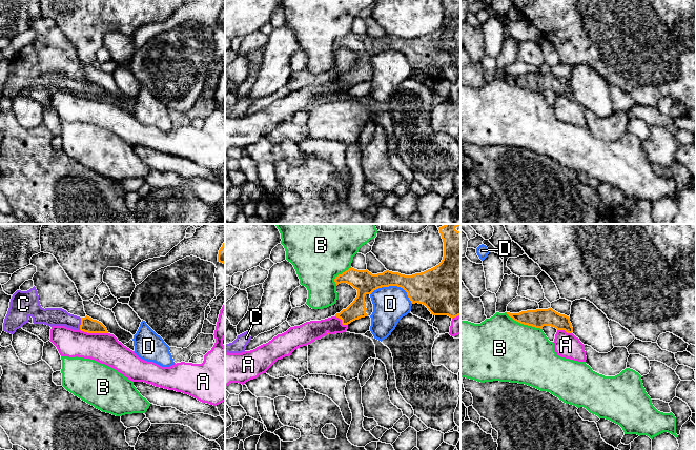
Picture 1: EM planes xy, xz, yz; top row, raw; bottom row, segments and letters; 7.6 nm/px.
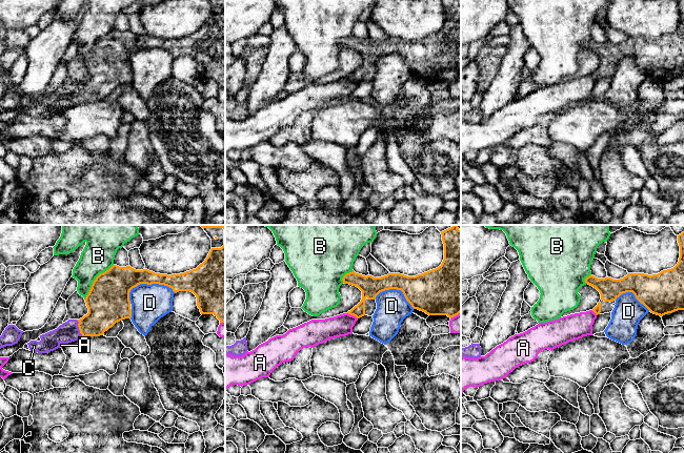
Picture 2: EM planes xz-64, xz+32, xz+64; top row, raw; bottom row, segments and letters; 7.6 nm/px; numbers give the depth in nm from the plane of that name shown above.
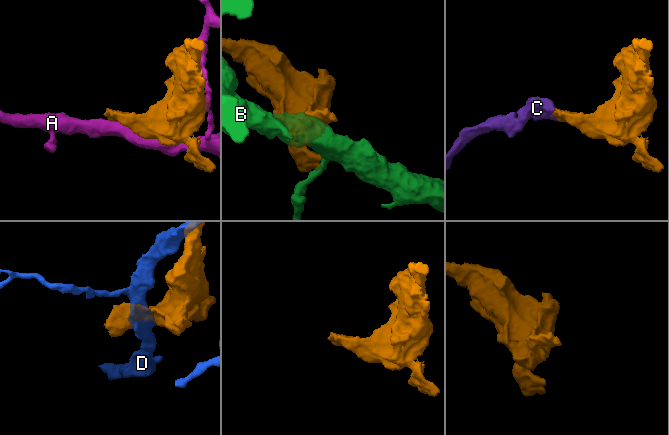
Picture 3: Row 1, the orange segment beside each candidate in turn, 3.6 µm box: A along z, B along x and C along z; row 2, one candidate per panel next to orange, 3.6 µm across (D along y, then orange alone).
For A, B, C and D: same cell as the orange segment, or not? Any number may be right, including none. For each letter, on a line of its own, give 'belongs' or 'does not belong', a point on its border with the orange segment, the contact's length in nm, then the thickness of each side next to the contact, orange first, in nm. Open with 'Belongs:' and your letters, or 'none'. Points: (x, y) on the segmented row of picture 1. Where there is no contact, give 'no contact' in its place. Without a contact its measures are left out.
Belongs: C
A: does not belong; meets orange in xy at (94, 332); contact 220 nm long; 120 nm thick on the orange side, 240 nm on the other
B: does not belong; meets orange in yz at (524, 324); contact 300 nm long; 140 nm thick on the orange side, 480 nm on the other
C: belongs; meets orange in xy at (81, 324); contact 100 nm long; 120 nm thick on the orange side, 140 nm on the other
D: does not belong; meets orange in xz at (393, 285); contact 340 nm long; 240 nm thick on the orange side, 280 nm on the other

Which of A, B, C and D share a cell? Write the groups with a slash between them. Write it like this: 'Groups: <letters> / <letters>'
Groups: A / B / C / D

